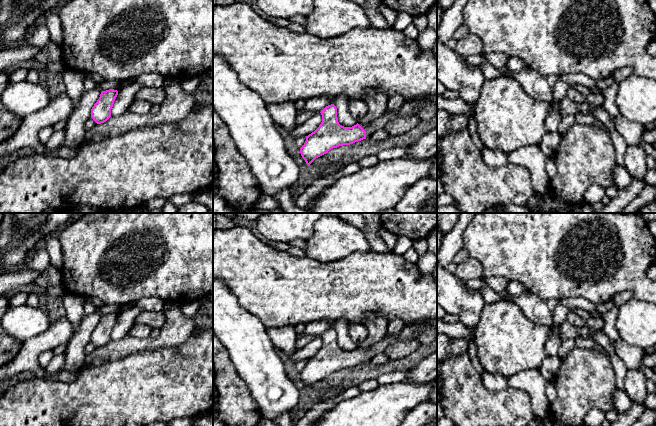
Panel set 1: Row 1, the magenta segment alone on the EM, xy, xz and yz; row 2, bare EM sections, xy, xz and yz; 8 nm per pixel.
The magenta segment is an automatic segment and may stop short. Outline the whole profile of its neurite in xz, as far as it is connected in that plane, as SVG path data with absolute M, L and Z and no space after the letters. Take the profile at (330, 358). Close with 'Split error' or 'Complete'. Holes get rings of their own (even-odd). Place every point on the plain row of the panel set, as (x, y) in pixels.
M437 318L421 323L404 325L397 335L385 335L382 340L368 348L357 347L352 351L340 349L336 330L334 328L328 329L320 336L322 346L319 351L306 360L306 365L300 372L301 380L306 388L310 390L316 382L326 378L333 372L370 362L374 356L383 353L389 345L396 341L416 341L418 336L430 326L437 328Z. Split error

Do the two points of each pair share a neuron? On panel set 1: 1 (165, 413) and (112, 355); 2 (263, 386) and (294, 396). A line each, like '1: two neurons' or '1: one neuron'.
1: two neurons
2: one neuron

